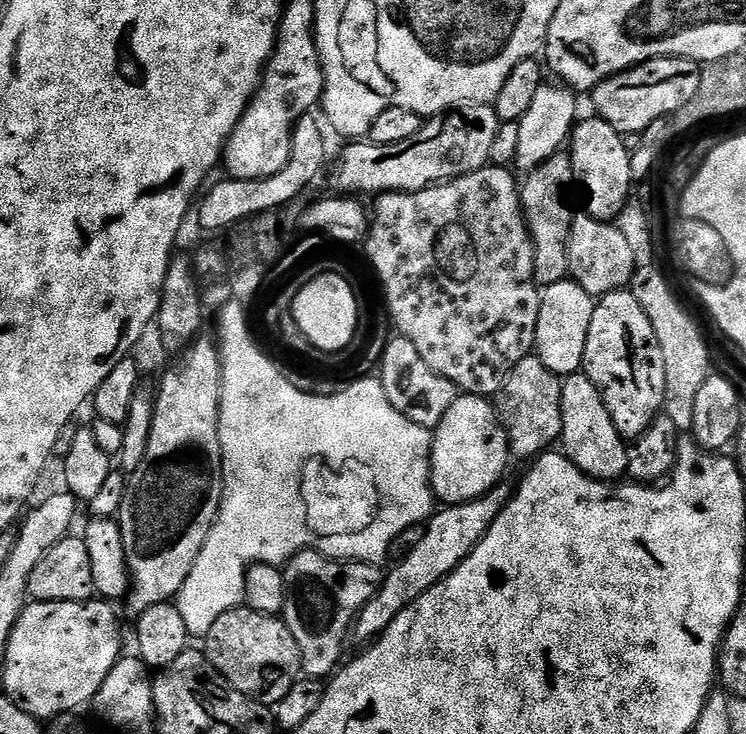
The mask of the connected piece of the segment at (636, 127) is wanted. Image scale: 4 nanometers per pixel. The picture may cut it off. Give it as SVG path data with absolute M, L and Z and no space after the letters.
M661 56L659 60L648 60L645 64L636 65L635 68L627 68L625 72L619 72L616 76L606 78L597 88L592 89L590 99L592 99L593 106L596 107L595 115L608 122L620 134L647 133L663 116L664 119L670 118L679 108L686 106L686 102L690 102L690 98L694 98L694 94L701 92L701 71L701 65L697 61L683 60L677 56Z

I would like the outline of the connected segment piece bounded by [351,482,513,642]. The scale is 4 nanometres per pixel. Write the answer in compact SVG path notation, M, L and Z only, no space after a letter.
M504 482L497 484L477 500L441 507L427 521L423 529L424 537L409 550L408 557L389 576L387 573L381 579L380 589L376 591L375 598L366 602L364 609L356 616L351 635L357 636L360 640L368 640L367 642L375 641L387 630L390 622L394 622L394 618L402 614L402 610L409 608L418 598L422 598L426 590L442 582L444 576L449 576L480 545L490 526L494 526L498 514L502 514L502 510L508 505L513 489L507 488L506 485Z

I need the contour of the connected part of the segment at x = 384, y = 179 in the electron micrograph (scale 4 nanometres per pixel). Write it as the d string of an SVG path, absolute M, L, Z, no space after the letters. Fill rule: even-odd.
M462 104L459 108L449 108L439 116L431 117L421 123L418 134L414 138L406 138L406 142L394 142L390 146L378 146L371 142L352 142L340 156L336 169L332 172L332 184L340 194L360 194L356 192L417 192L429 188L432 184L443 184L471 172L477 172L490 161L490 145L494 142L494 134L500 129L500 119L492 104Z

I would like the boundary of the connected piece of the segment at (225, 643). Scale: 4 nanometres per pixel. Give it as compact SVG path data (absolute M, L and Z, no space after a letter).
M241 606L222 614L214 626L210 626L202 640L202 651L208 661L236 687L259 704L275 706L290 686L301 679L300 651L294 634L285 626L280 616L267 616L254 609Z

